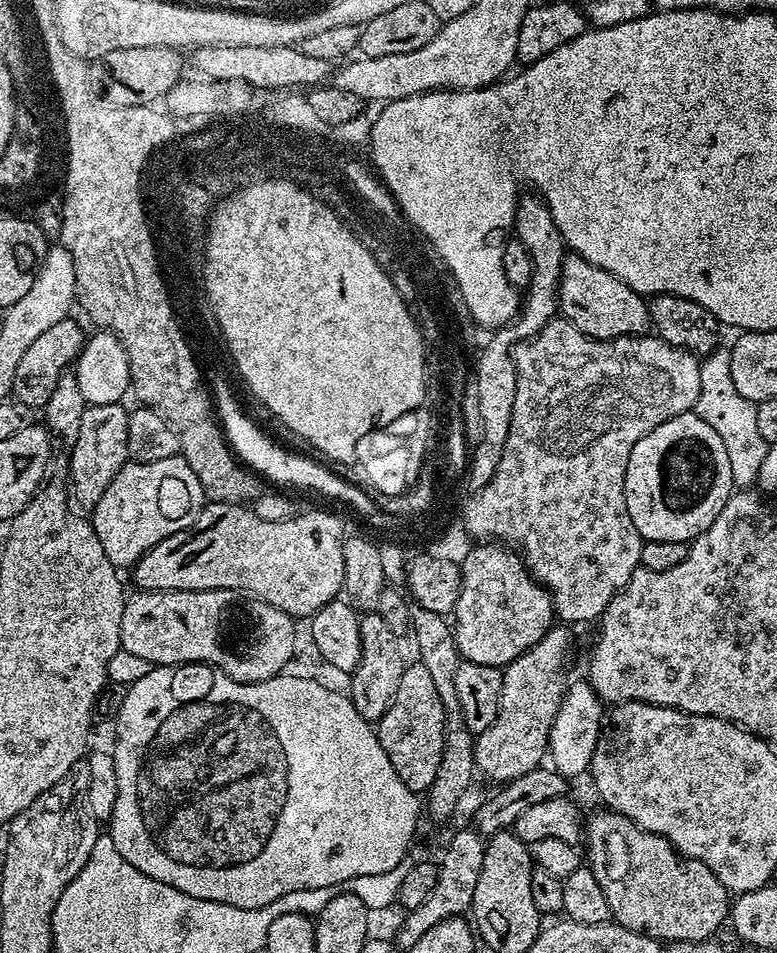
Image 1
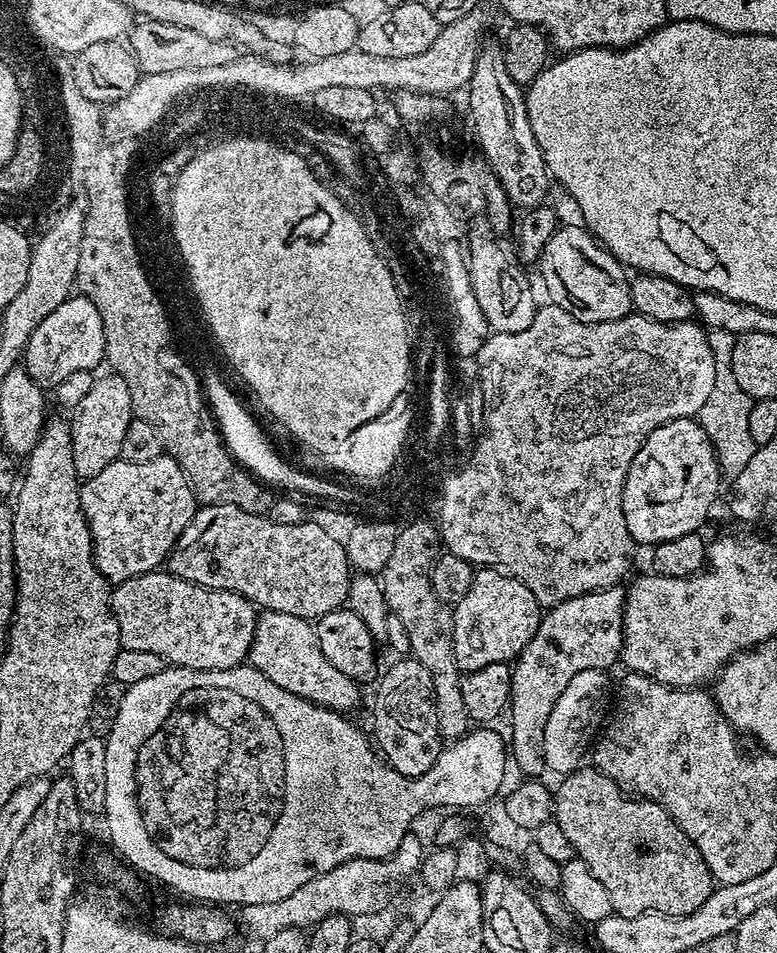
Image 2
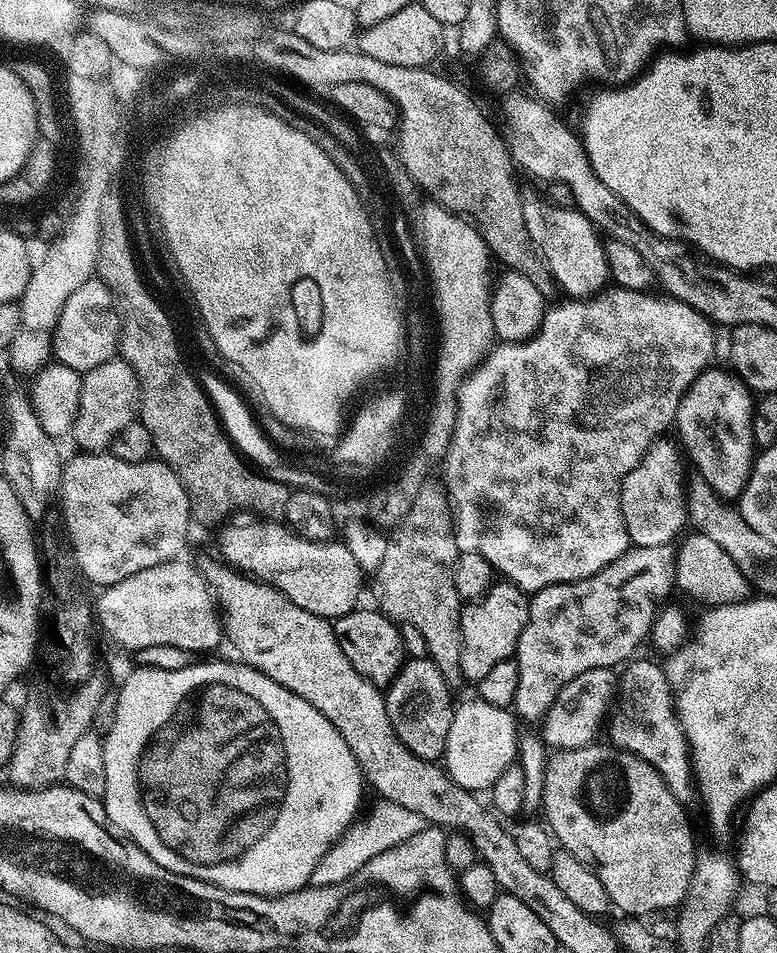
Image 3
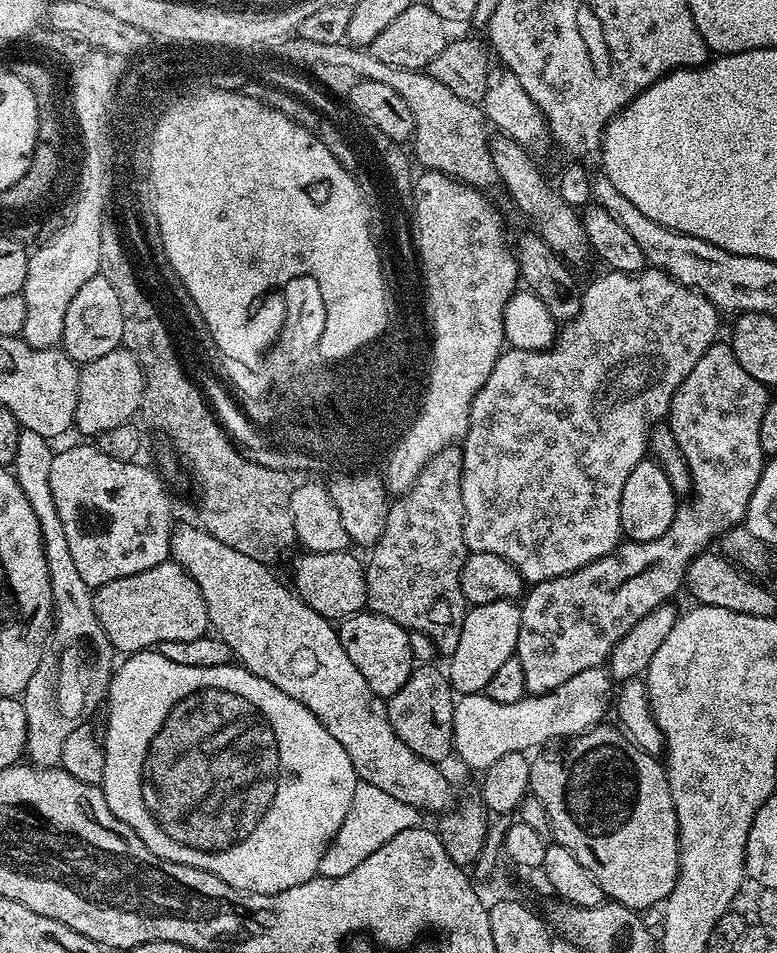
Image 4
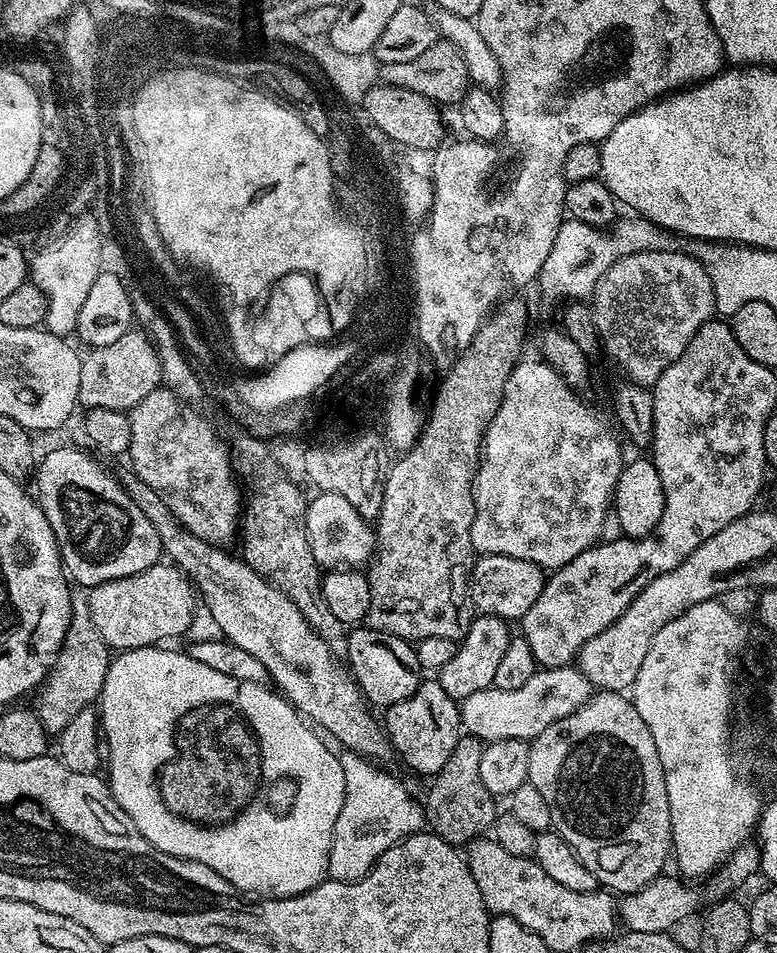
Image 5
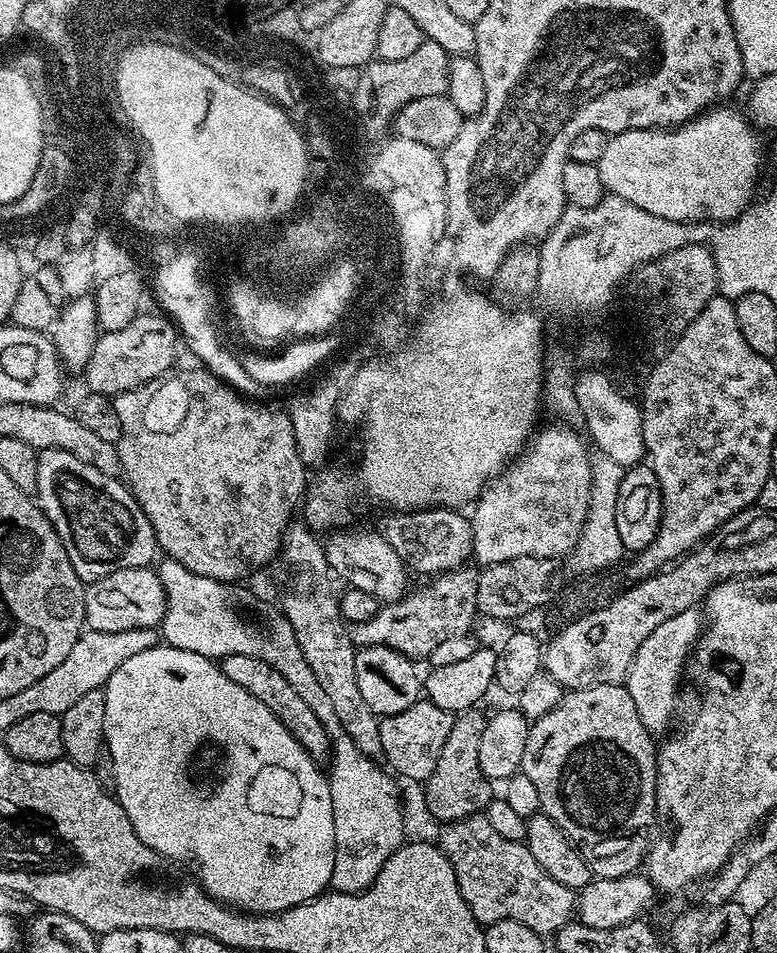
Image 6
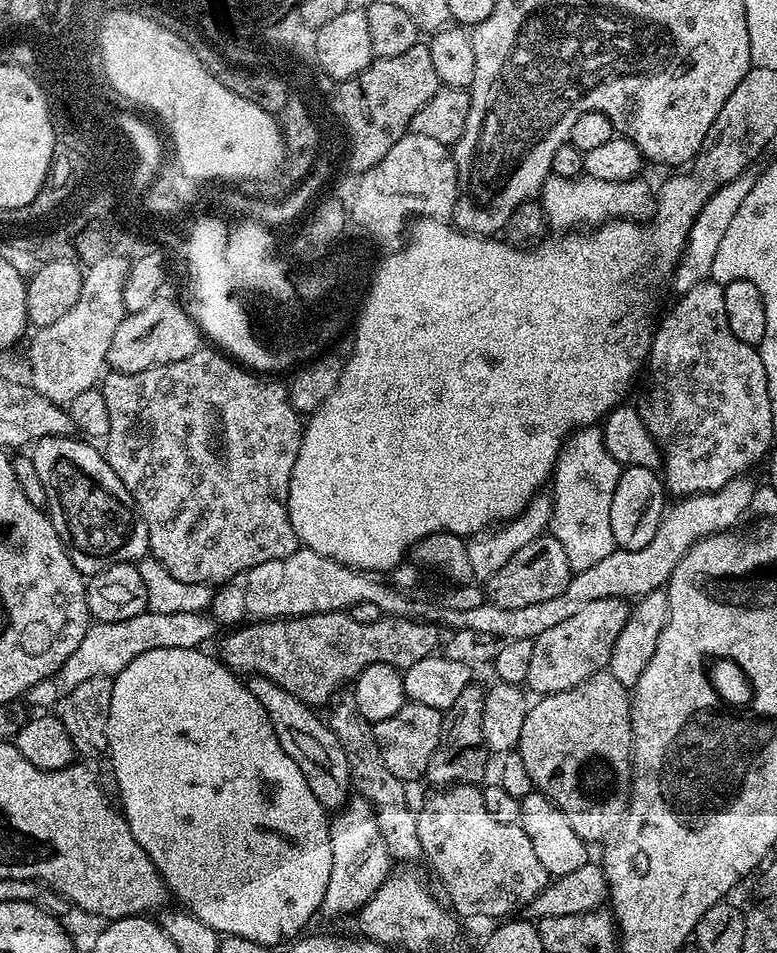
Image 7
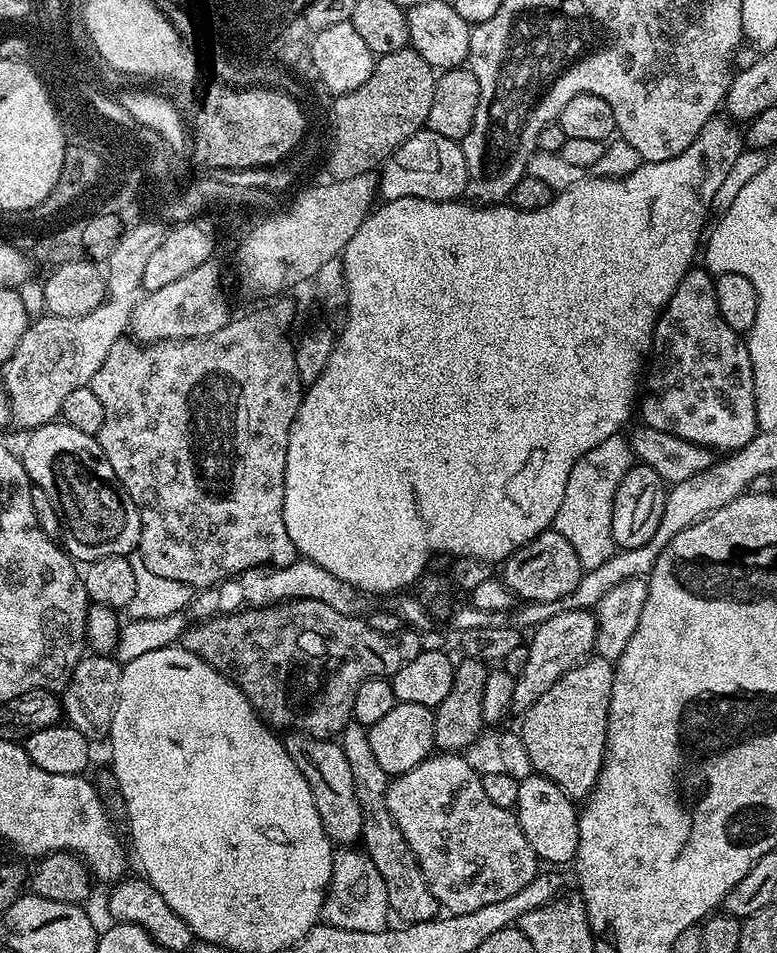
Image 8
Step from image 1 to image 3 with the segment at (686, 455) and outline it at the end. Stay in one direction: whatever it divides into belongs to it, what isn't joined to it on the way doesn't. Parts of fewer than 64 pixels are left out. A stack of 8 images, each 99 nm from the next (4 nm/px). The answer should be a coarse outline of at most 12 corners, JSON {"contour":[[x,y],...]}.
{"contour":[[653,440],[620,483],[637,548],[688,524],[686,456]]}

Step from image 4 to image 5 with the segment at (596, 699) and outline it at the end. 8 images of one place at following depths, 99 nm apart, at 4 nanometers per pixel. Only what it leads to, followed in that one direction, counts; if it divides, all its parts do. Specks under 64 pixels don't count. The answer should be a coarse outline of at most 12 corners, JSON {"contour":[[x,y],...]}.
{"contour":[[579,667],[537,670],[518,690],[460,704],[483,742],[531,741],[594,695]]}

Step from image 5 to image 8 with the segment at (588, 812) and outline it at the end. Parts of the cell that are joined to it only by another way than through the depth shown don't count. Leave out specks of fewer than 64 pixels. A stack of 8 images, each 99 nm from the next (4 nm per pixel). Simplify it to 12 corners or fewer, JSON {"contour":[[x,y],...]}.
{"contour":[[613,661],[577,664],[523,713],[533,773],[576,802],[604,768]]}

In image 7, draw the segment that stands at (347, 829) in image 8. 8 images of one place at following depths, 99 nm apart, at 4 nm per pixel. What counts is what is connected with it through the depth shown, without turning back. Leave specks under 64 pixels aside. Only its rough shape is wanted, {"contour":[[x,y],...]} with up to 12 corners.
{"contour":[[265,676],[247,681],[325,810],[348,803],[346,754],[325,717]]}

